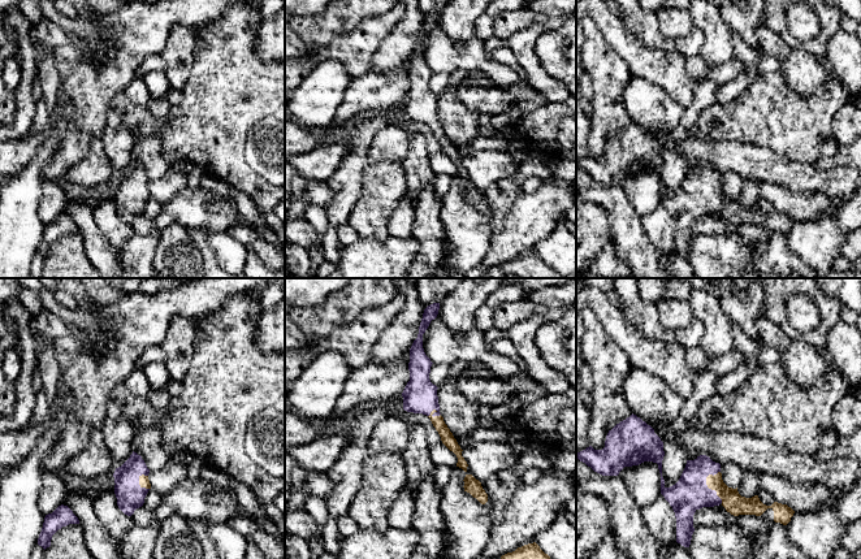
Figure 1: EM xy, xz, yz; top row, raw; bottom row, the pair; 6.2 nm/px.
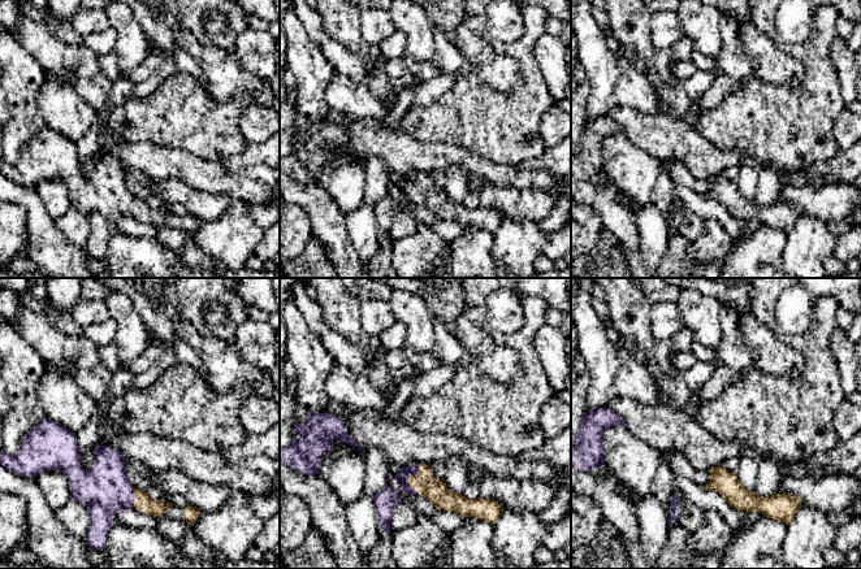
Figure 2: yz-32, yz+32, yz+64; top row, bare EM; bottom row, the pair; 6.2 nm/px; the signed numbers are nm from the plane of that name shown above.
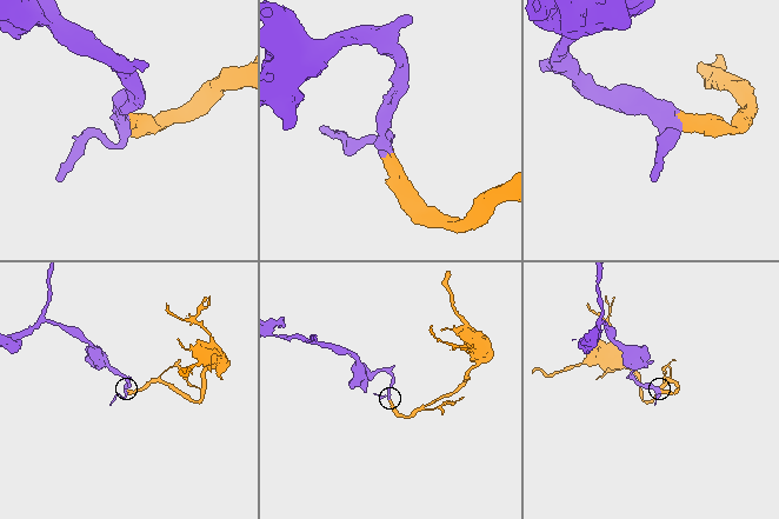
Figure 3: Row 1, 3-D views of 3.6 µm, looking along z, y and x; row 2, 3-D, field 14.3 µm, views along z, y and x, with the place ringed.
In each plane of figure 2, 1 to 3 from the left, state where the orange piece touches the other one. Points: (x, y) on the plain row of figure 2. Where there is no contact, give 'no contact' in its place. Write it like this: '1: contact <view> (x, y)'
1: contact yz-32 (134, 207)
2: contact yz+32 (409, 187)
3: no contact

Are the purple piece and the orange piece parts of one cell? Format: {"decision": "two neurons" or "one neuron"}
{"decision": "one neuron"}

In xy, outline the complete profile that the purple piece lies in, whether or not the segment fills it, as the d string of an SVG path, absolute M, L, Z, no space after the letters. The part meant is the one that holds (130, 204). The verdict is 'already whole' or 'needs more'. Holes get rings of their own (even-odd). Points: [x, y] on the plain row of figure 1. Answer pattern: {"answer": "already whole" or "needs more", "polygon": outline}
{"answer": "needs more", "polygon": "M134 160L121 176L116 177L114 203L117 214L125 224L131 225L137 217L143 214L151 198L148 182L144 169Z"}

